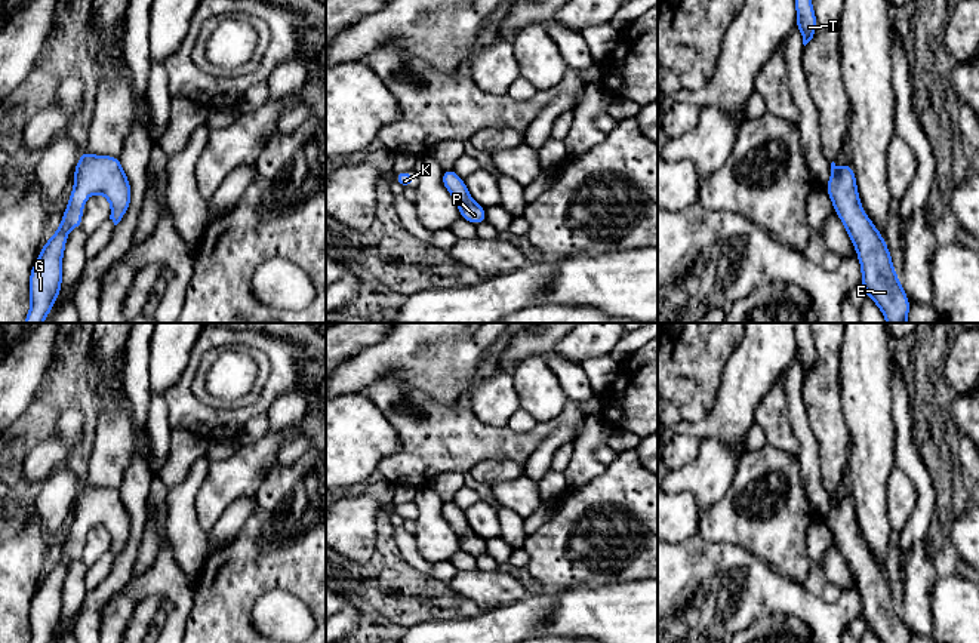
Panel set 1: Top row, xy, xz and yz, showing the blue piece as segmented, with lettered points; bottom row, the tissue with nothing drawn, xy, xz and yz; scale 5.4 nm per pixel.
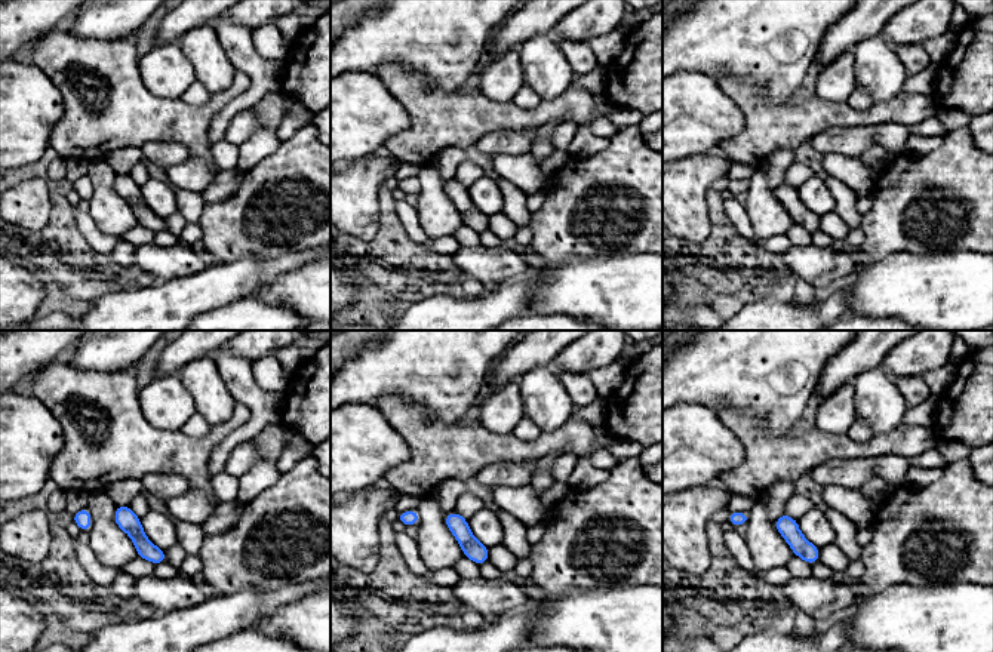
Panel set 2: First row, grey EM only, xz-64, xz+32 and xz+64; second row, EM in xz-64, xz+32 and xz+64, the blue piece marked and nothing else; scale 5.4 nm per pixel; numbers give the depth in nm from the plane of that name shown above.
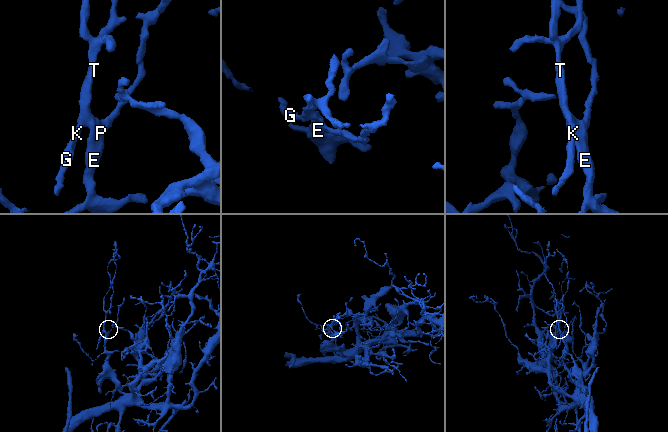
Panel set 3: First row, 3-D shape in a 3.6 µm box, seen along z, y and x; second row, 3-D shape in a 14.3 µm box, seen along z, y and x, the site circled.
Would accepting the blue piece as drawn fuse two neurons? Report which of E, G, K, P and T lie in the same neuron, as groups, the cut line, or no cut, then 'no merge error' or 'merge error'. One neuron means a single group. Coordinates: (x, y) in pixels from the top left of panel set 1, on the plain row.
E G K P T | no cut | no merge error

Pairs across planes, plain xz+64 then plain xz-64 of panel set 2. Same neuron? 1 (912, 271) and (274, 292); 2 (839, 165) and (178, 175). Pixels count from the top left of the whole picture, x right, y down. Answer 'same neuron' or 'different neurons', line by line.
1: same neuron
2: same neuron

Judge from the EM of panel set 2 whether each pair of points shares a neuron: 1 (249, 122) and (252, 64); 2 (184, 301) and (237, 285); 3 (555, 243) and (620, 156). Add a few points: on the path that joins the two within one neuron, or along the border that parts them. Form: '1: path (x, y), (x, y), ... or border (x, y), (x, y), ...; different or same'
1: border (252, 105), (233, 117), (227, 128), (227, 135); different
2: path (197, 294), (217, 285), (224, 285); same
3: path (566, 221), (575, 197), (598, 178); same

